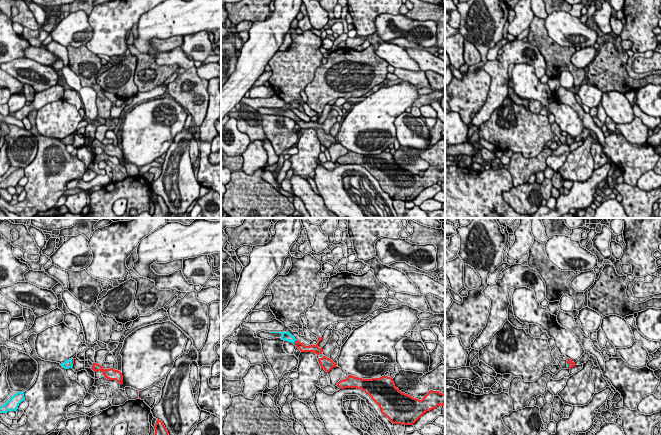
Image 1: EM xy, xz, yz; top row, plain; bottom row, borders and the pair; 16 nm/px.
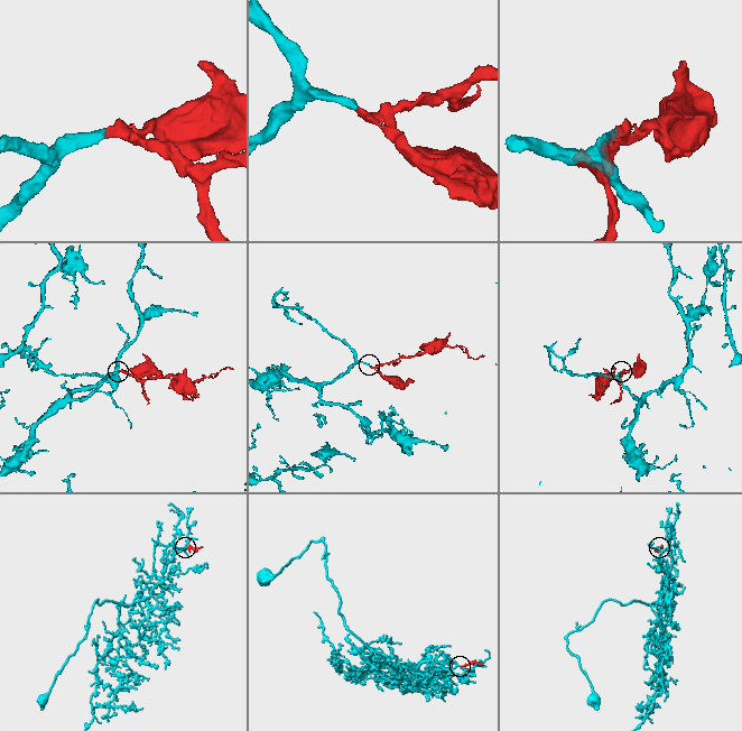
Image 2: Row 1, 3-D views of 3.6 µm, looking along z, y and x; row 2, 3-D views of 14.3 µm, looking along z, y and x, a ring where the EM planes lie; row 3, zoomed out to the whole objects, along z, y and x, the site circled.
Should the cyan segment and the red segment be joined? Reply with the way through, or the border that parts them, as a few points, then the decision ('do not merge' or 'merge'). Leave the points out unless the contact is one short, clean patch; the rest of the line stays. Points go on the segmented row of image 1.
across xz (286, 336), (294, 341), (300, 346) | merge

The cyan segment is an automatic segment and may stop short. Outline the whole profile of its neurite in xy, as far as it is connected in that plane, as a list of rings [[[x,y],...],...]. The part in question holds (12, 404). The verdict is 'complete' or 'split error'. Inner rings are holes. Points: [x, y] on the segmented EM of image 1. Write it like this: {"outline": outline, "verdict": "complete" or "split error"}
{"outline": [[[17,392],[4,405],[0,406],[0,413],[16,411],[19,404],[24,400],[24,392]]], "verdict": "complete"}

